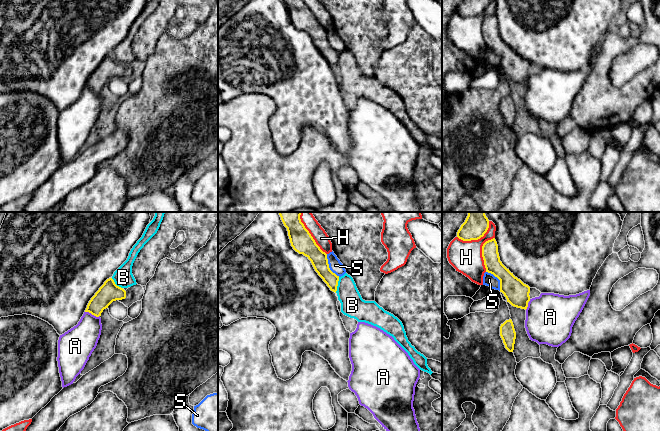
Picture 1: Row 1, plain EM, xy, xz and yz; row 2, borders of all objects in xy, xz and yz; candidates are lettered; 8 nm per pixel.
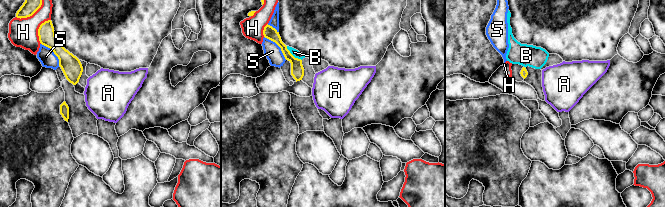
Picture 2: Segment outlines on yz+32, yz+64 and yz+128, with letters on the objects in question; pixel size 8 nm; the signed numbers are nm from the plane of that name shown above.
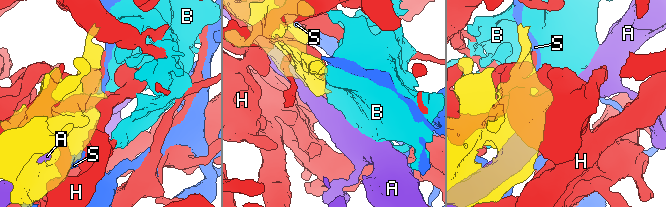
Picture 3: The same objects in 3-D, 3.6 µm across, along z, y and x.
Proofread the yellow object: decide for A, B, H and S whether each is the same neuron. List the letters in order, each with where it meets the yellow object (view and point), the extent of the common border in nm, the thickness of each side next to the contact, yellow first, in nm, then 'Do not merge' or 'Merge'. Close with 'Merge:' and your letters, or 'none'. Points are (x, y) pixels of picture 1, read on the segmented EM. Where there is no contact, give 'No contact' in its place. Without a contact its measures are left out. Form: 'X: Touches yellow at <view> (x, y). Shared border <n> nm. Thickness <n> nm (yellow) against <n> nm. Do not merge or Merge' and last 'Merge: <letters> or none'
A: Touches yellow at xy (92, 314). Shared border 130 nm. Thickness 160 nm (yellow) against 260 nm. Do not merge
B: Touches yellow at xz (337, 285). Shared border 130 nm. Thickness 130 nm (yellow) against 190 nm. Merge
H: Touches yellow at xz (309, 233). Shared border 400 nm. Thickness 180 nm (yellow) against 120 nm. Do not merge
S: Touches yellow at xz (328, 266). Shared border 220 nm. Thickness 160 nm (yellow) against 100 nm. Do not merge
Merge: B

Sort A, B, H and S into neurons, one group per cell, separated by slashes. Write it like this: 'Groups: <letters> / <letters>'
Groups: A / B / H / S

